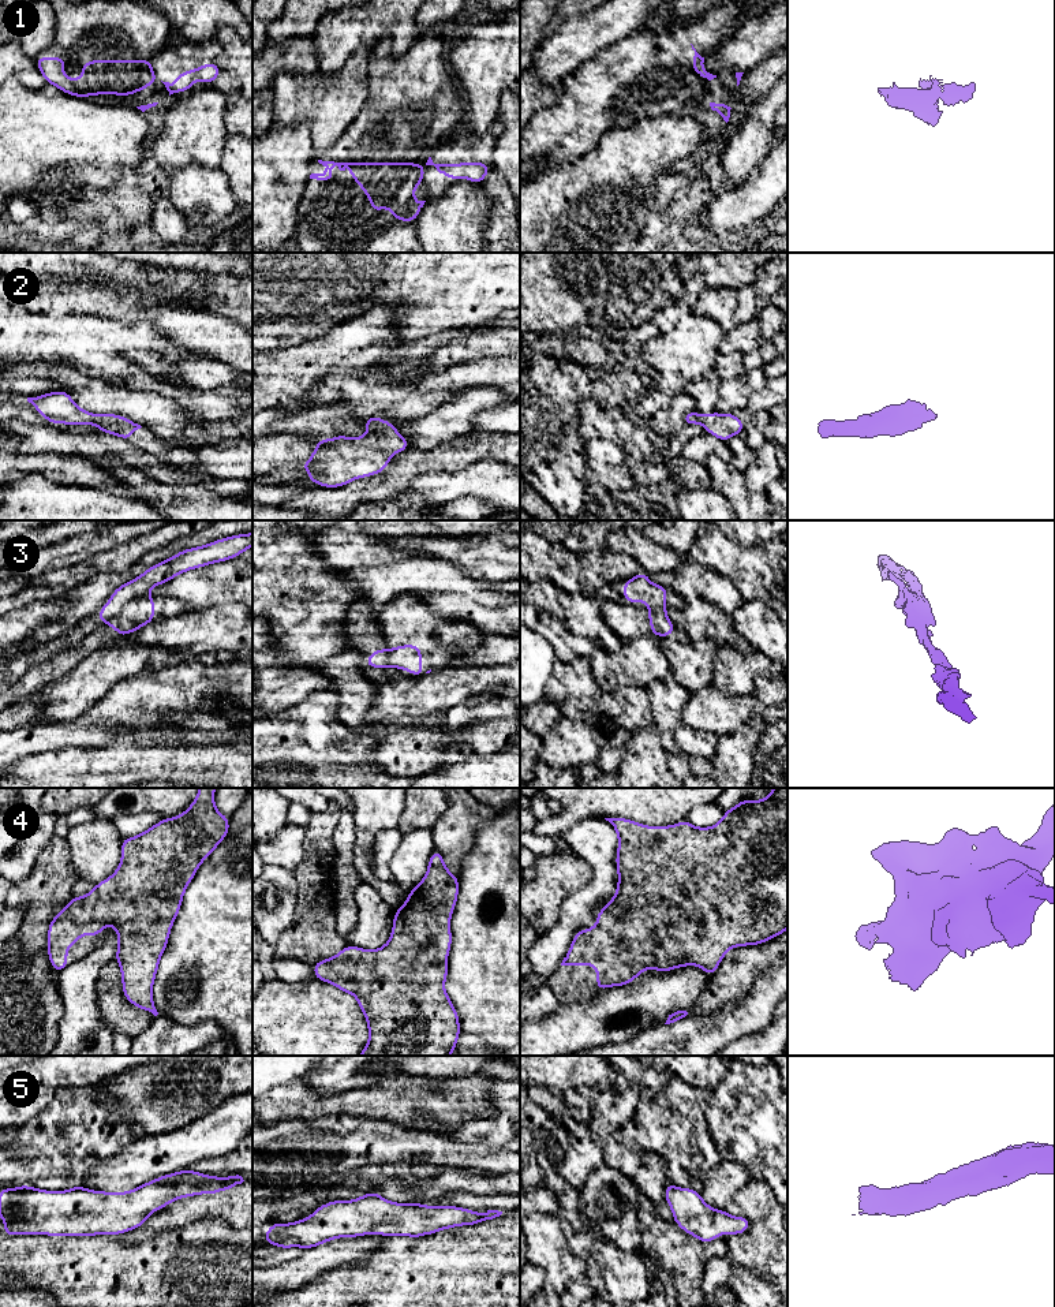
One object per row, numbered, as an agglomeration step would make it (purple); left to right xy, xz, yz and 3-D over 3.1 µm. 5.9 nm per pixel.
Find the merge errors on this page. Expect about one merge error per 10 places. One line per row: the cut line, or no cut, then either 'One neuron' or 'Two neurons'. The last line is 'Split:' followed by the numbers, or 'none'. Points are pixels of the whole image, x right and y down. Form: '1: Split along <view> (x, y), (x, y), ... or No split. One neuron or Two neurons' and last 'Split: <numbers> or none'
1: Split along xz (422, 171), (423, 178). Two neurons
2: No split. One neuron
3: Split along xy (145, 594), (127, 600), (116, 613), (109, 615), (103, 622). Two neurons
4: No split. One neuron
5: No split. One neuron
Split: 1, 3

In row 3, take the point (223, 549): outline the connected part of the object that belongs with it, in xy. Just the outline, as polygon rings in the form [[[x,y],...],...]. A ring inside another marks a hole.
[[[248,533],[182,550],[168,560],[151,565],[138,578],[119,586],[112,593],[111,600],[98,612],[98,621],[104,621],[106,617],[120,613],[124,602],[146,595],[154,586],[162,585],[186,571],[231,560],[251,546],[252,533]]]

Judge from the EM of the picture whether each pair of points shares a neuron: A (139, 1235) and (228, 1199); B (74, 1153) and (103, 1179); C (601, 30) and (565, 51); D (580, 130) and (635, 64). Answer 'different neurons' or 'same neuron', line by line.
A: same neuron
B: different neurons
C: same neuron
D: same neuron

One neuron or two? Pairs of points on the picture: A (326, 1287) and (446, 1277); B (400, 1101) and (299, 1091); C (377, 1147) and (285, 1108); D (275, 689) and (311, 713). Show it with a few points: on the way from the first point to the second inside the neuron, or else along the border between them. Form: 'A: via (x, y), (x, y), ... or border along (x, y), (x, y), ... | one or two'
A: via (356, 1285), (416, 1285) | one
B: via (376, 1102), (324, 1102) | one
C: border along (340, 1113), (287, 1117), (277, 1121) | two
D: border along (328, 690), (311, 691), (299, 702), (280, 712) | two

